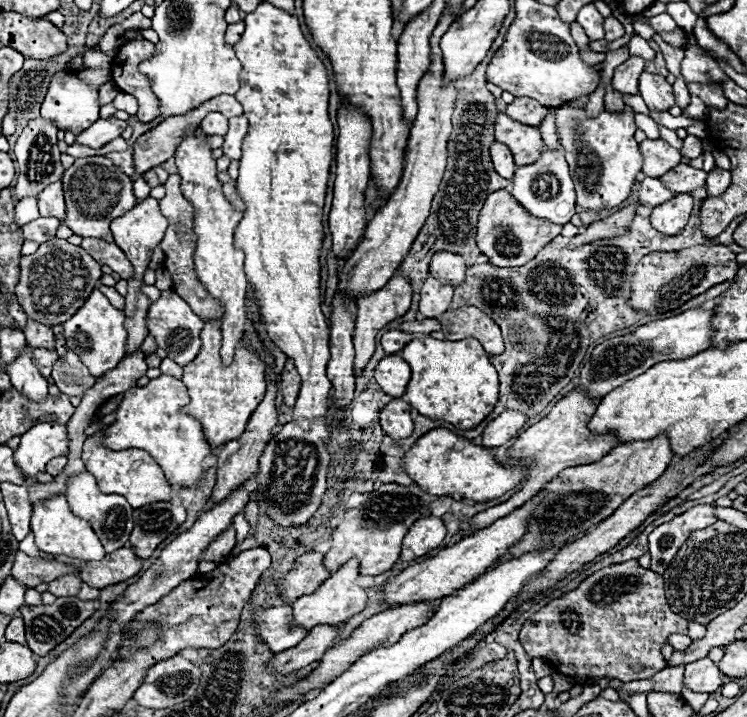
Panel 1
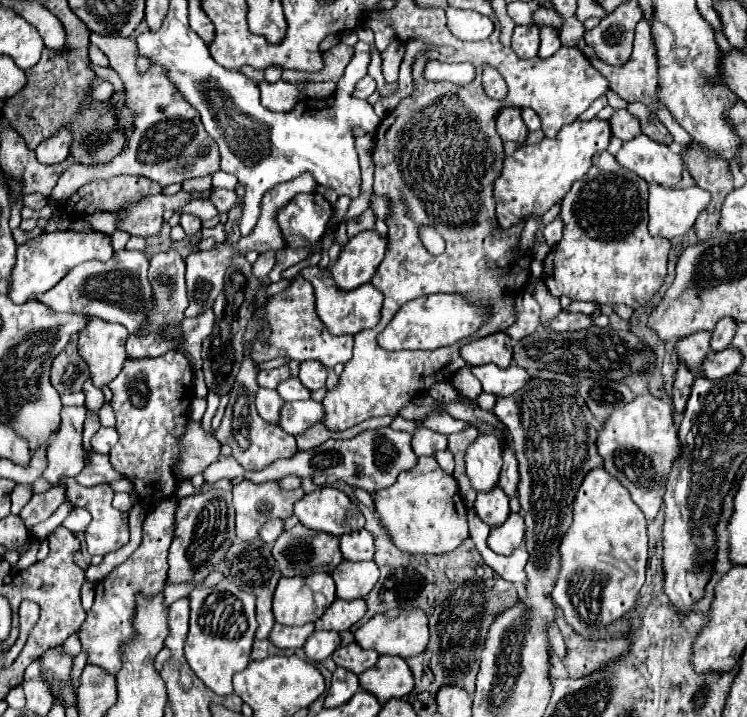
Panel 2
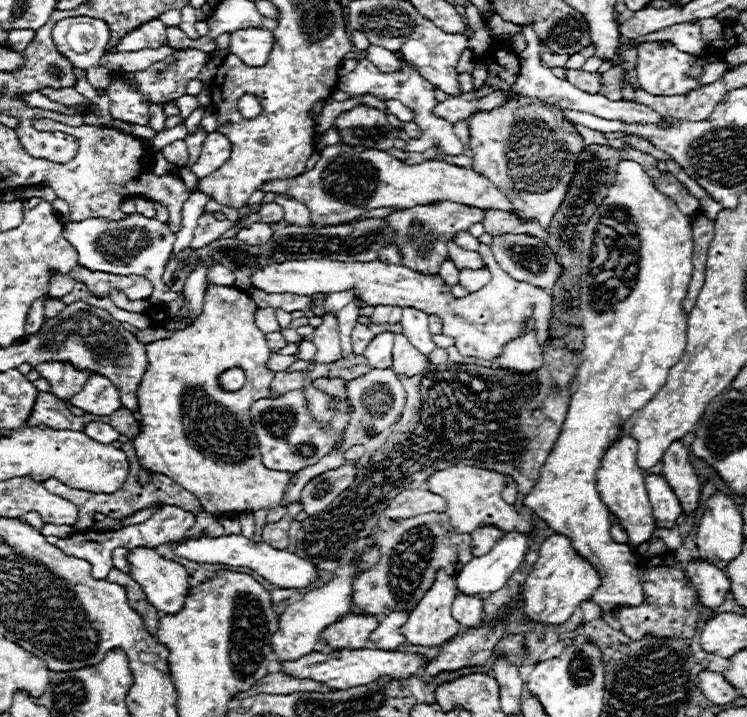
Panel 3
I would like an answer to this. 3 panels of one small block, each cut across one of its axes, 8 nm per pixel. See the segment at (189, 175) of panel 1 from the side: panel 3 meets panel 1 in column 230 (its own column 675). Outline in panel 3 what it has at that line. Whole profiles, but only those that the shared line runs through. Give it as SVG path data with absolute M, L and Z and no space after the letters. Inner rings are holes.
M622 160L618 164L618 174L616 174L616 182L612 184L612 188L608 190L608 196L604 198L602 206L598 206L598 210L594 212L594 218L590 218L588 226L586 226L586 234L582 236L582 248L584 248L584 258L582 258L582 306L580 306L580 318L582 318L582 328L584 328L584 350L580 352L580 368L578 368L578 376L576 376L576 392L572 394L570 406L568 406L568 414L566 414L566 422L562 426L562 434L558 436L558 442L554 444L554 450L550 452L550 458L546 462L546 466L542 468L542 480L538 482L538 486L534 486L534 490L524 498L524 504L528 508L532 508L536 512L536 516L540 516L544 522L548 522L548 526L554 532L566 534L572 538L574 548L578 550L578 554L582 554L588 562L594 562L594 566L598 566L598 572L602 574L602 586L592 594L592 600L604 610L610 612L614 606L638 606L644 602L644 592L642 592L642 584L638 580L638 562L640 562L640 554L632 552L626 544L618 544L610 538L610 520L608 520L608 508L606 504L600 500L600 494L596 490L596 470L600 466L600 458L604 454L604 450L608 448L608 444L616 438L616 432L620 428L622 422L626 422L638 408L642 408L650 396L654 396L658 392L658 388L664 384L668 368L678 362L682 350L684 350L684 338L686 338L686 312L682 308L682 300L686 296L690 278L692 278L692 226L688 222L688 216L684 216L676 204L664 196L662 192L658 192L654 188L654 184L650 182L648 174L644 172L644 168L638 162L632 160Z

